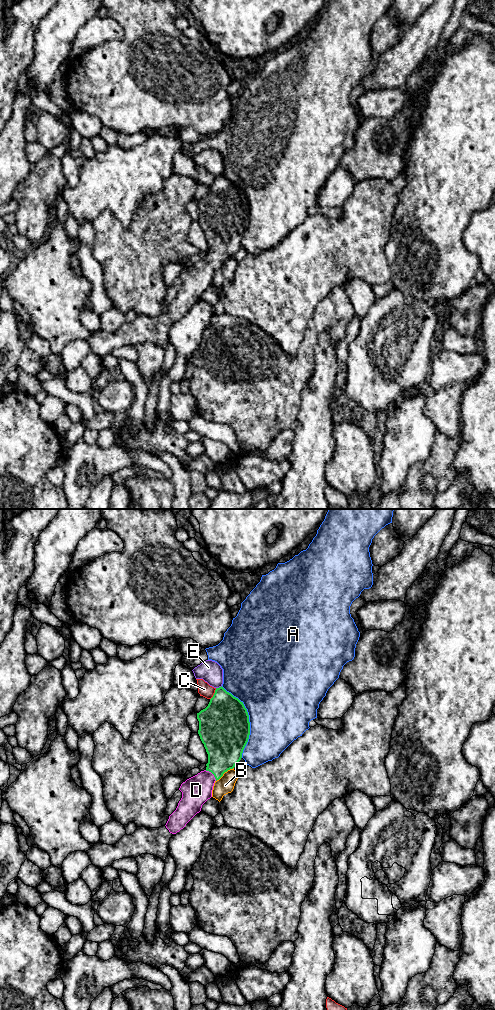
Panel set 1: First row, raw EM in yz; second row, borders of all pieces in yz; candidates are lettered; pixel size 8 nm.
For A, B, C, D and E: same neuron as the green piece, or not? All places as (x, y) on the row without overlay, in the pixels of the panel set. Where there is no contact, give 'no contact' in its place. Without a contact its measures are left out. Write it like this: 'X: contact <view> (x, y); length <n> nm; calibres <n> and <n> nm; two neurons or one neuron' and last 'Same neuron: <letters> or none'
A: contact yz (248, 208); length 600 nm; calibres 420 and 480 nm; two neurons
B: contact yz (224, 260); length 180 nm; calibres 320 and 140 nm; two neurons
C: contact yz (214, 182); length 110 nm; calibres 400 and 110 nm; two neurons
D: contact yz (212, 261); length 130 nm; calibres 300 and 220 nm; one neuron
E: contact yz (219, 175); length 50 nm; calibres 340 and 180 nm; two neurons
Same neuron: D

